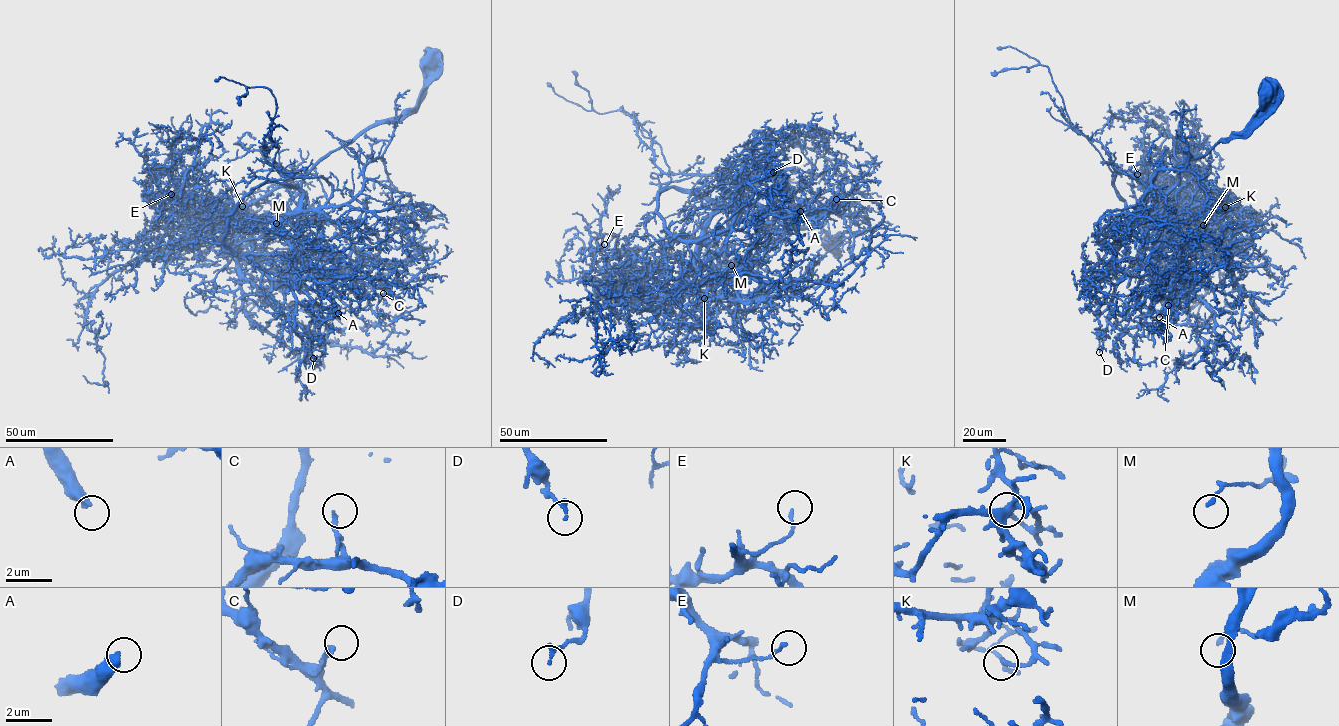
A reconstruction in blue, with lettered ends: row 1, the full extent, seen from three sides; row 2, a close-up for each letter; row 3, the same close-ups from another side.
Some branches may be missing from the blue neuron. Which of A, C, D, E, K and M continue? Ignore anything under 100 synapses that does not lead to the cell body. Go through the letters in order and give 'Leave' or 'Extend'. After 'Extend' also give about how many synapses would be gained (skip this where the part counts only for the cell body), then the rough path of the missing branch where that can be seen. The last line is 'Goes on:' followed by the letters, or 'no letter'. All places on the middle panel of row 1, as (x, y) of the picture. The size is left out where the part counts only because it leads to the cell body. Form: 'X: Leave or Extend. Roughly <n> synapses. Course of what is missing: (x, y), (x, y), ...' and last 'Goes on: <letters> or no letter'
A: Extend. Roughly 550 synapses. Course of what is missing: (800, 211), (805, 202), (821, 209), (831, 208), (837, 211), (843, 220)
C: Leave
D: Leave
E: Leave
K: Leave
M: Leave
Goes on: A

